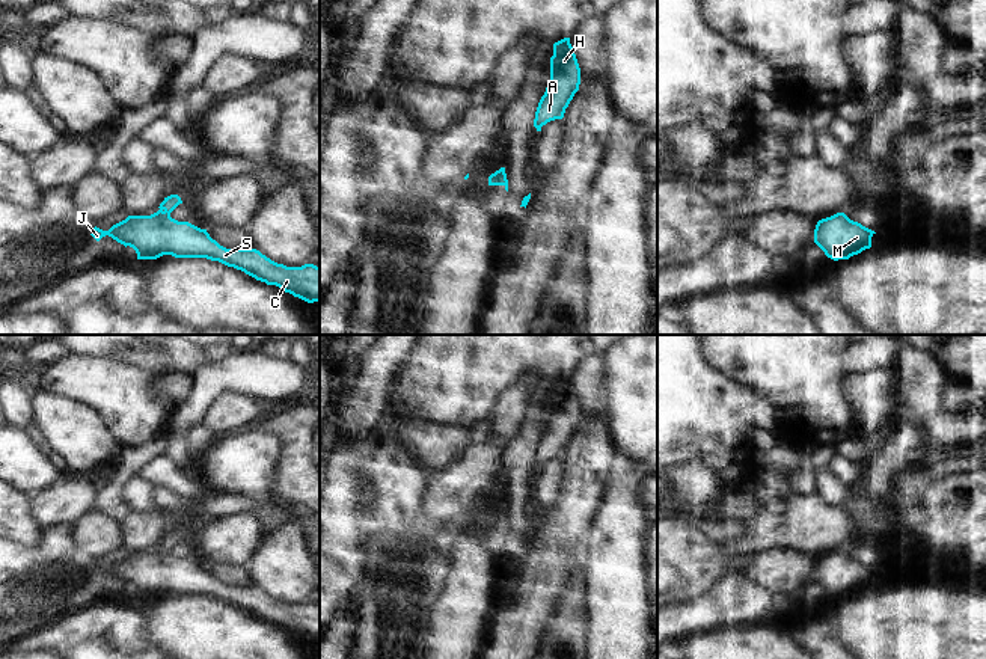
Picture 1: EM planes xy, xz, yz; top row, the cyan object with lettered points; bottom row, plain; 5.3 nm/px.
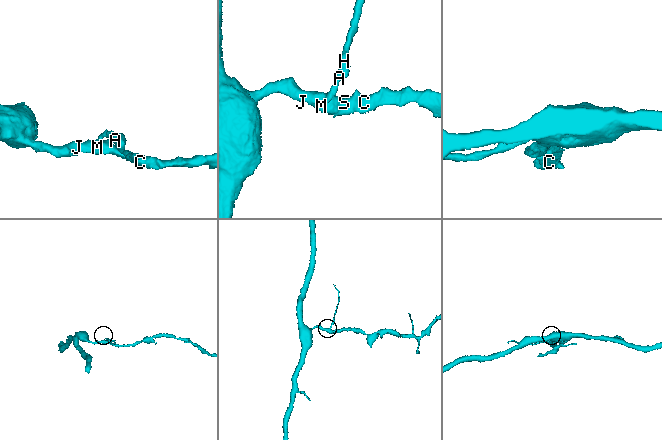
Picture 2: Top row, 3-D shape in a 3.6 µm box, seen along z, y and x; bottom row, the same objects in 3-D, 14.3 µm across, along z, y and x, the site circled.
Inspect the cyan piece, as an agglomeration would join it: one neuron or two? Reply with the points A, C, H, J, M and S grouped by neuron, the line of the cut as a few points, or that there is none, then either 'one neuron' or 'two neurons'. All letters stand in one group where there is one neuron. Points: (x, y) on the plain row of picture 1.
groups A H / C J M S; cut xy (156, 551), (160, 554), (169, 552); two neurons

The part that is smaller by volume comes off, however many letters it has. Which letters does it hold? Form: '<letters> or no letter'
A, H

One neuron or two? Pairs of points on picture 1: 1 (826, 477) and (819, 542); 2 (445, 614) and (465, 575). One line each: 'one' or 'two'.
1: two
2: one

